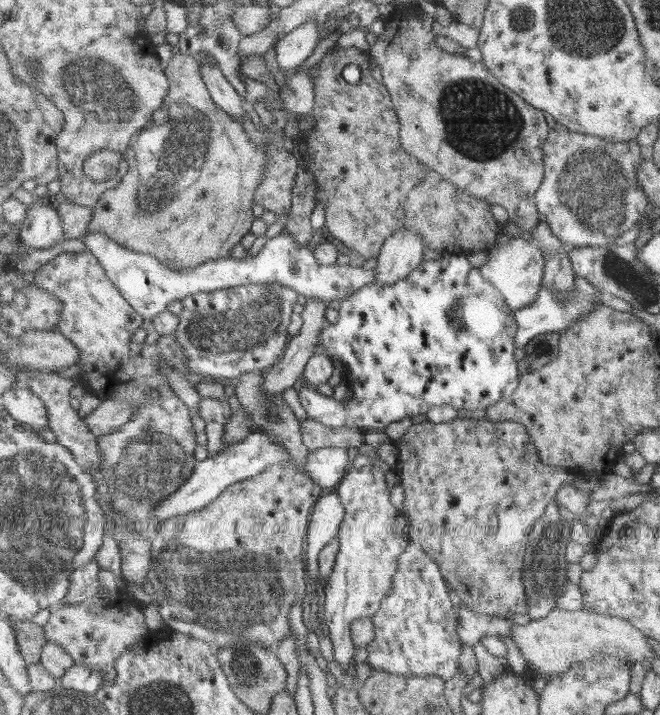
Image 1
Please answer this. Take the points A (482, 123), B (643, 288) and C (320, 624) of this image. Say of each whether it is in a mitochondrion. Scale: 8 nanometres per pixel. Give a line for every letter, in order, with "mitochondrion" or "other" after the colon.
A: mitochondrion
B: mitochondrion
C: other

